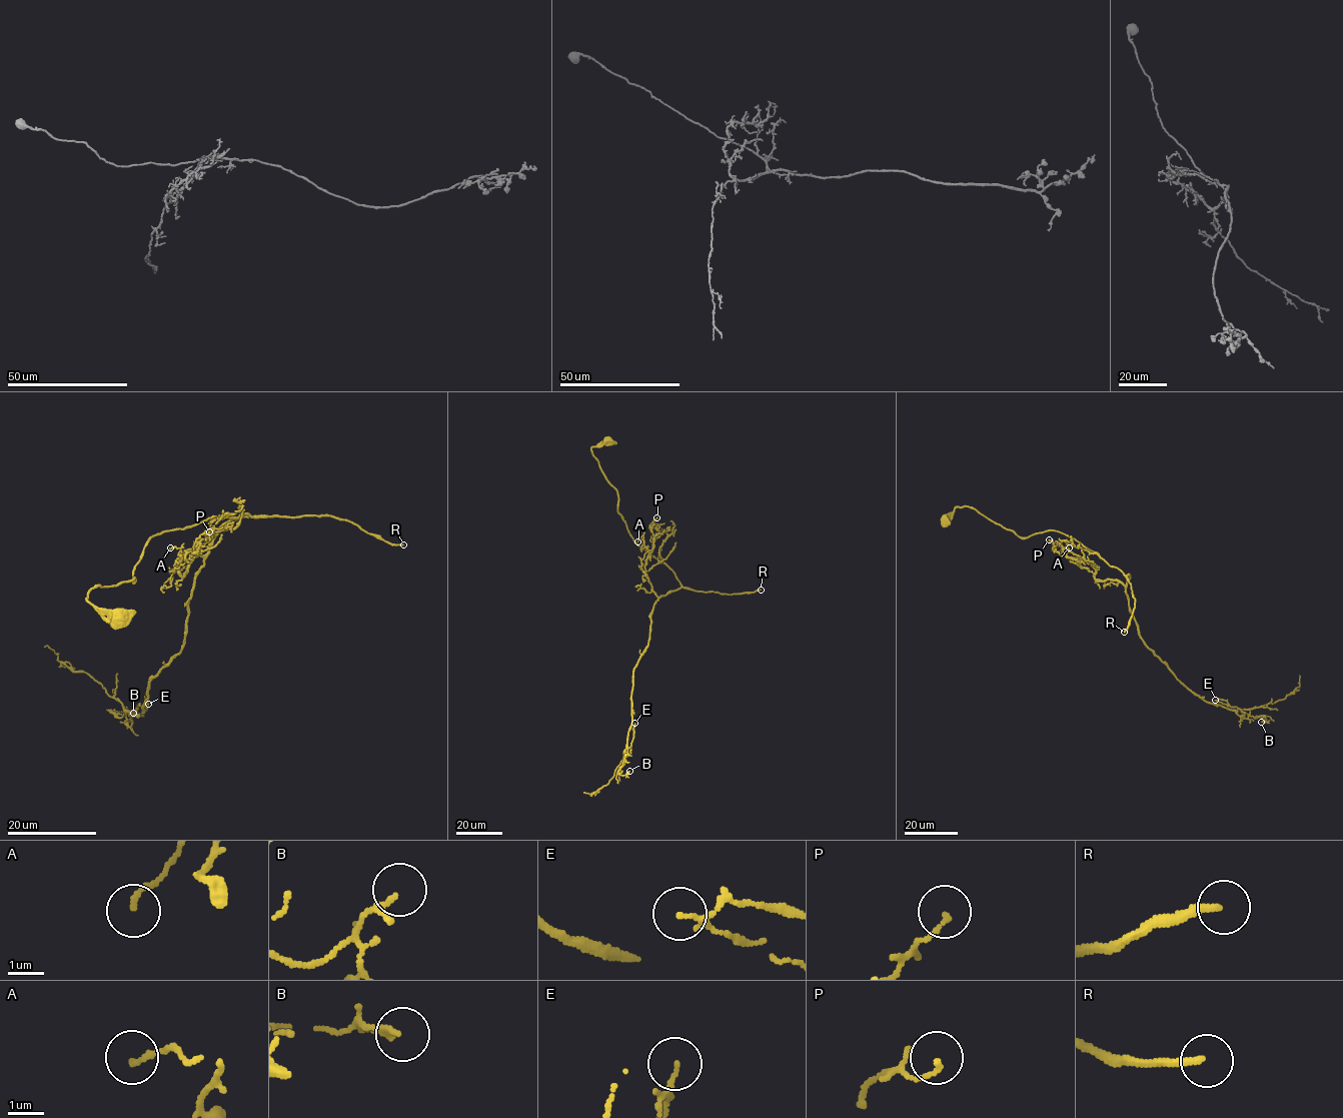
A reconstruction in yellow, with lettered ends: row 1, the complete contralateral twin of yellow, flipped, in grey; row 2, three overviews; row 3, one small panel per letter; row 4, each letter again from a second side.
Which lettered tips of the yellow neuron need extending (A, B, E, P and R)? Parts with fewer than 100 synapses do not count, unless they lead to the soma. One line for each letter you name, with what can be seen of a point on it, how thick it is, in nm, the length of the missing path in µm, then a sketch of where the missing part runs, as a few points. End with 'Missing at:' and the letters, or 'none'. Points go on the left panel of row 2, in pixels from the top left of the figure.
R: at (403, 544); 200 nm thick; about 130 µm are missing
Missing at: R

